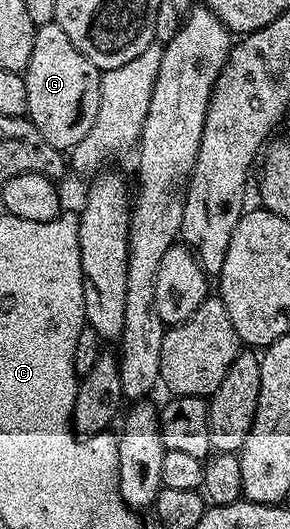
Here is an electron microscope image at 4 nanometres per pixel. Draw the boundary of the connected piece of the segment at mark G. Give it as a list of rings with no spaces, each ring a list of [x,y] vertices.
[[[56,21],[37,29],[34,52],[30,52],[30,64],[23,72],[28,105],[26,117],[56,150],[71,151],[90,132],[98,116],[101,73],[92,61],[78,52]]]

